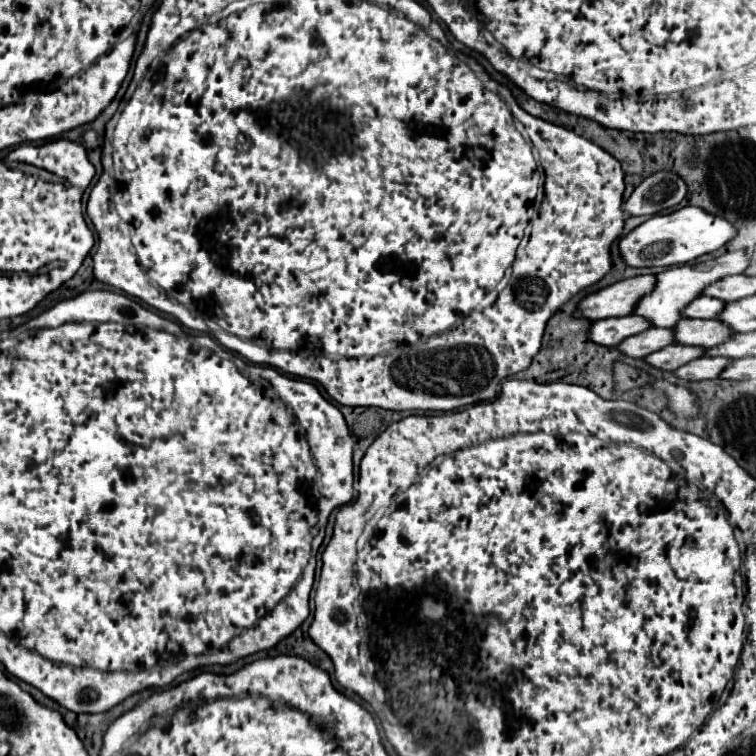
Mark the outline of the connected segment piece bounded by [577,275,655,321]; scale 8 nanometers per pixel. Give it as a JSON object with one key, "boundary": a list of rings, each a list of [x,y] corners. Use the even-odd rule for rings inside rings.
{"boundary":[[[639,275],[633,279],[623,279],[611,287],[581,299],[577,309],[579,317],[589,317],[591,321],[621,317],[635,311],[637,303],[655,289],[655,275]]]}

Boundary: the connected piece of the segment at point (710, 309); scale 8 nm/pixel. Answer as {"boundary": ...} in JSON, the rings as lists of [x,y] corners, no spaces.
{"boundary":[[[697,297],[697,301],[693,301],[693,305],[689,305],[689,309],[685,309],[685,317],[695,317],[695,319],[715,319],[719,317],[721,309],[725,309],[725,301],[717,299],[717,297]]]}

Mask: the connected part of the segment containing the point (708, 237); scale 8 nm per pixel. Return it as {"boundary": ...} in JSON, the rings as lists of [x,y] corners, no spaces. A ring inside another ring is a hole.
{"boundary":[[[687,205],[673,213],[653,215],[639,227],[635,227],[629,235],[619,241],[621,255],[627,265],[633,267],[671,267],[695,261],[701,255],[713,253],[721,249],[725,243],[737,237],[737,227],[729,223],[725,217],[715,217],[701,207]]]}

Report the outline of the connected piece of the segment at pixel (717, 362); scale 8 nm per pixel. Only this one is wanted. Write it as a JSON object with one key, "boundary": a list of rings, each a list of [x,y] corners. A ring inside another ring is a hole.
{"boundary":[[[699,357],[697,361],[691,361],[689,365],[683,365],[675,371],[677,377],[687,381],[701,381],[701,379],[715,379],[721,375],[721,371],[731,363],[729,357]]]}

